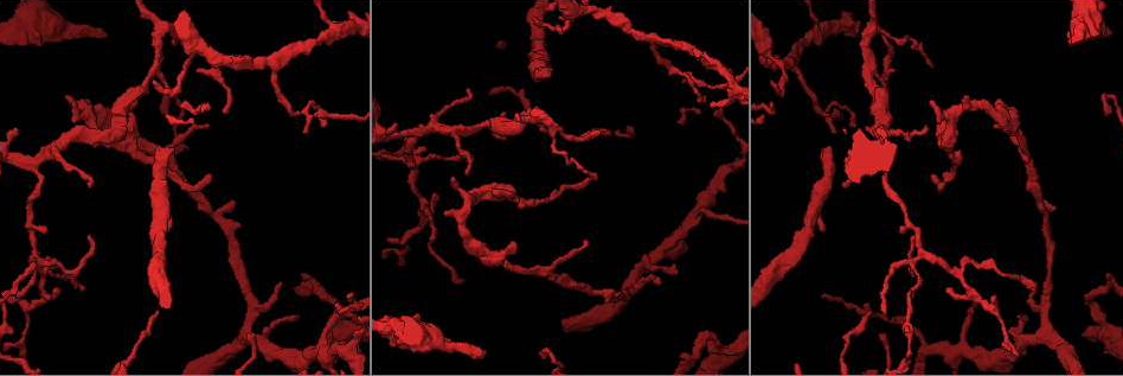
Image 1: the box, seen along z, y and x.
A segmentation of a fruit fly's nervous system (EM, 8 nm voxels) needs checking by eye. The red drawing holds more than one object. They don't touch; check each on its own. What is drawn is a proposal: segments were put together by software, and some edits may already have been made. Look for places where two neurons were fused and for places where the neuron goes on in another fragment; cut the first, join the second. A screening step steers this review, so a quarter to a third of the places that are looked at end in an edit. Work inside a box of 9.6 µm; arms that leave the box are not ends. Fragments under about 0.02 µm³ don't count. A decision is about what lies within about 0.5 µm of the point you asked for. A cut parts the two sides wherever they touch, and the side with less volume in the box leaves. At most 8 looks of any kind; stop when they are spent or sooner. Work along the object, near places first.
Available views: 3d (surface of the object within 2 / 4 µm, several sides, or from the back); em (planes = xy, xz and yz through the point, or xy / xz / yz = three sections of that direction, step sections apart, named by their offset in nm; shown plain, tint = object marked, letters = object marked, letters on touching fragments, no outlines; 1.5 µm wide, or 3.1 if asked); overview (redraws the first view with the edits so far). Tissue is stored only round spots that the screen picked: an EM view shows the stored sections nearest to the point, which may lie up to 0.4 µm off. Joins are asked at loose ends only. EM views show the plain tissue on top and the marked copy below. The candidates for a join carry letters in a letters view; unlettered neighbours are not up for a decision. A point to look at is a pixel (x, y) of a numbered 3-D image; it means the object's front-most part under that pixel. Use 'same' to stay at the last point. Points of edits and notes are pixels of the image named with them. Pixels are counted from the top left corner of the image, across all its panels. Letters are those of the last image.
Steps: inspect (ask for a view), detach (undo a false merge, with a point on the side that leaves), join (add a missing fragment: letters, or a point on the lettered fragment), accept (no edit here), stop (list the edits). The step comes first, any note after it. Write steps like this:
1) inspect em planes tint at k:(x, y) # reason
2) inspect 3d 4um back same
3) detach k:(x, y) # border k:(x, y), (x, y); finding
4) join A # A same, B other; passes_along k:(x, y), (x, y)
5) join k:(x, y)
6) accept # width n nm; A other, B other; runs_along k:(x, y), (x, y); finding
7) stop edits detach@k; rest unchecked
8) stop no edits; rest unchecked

inspect 3d 2um at 1:(964, 95) # branch stops here

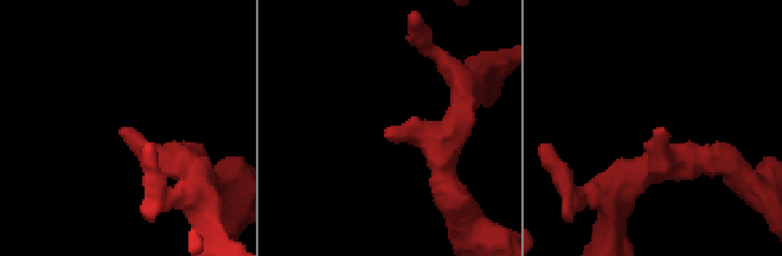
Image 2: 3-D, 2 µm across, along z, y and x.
inspect em planes letters at 2:(662, 127) # now the EM

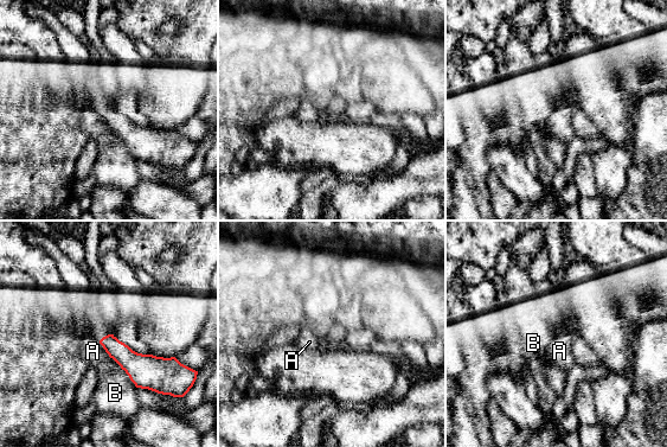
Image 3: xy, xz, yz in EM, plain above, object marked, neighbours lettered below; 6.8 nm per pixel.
accept # width 140 nm; A other, B other; border 3:(98, 342), (109, 356); none of them fits

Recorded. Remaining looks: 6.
inspect 3d 2um at 1:(398, 126) # stops while still wide

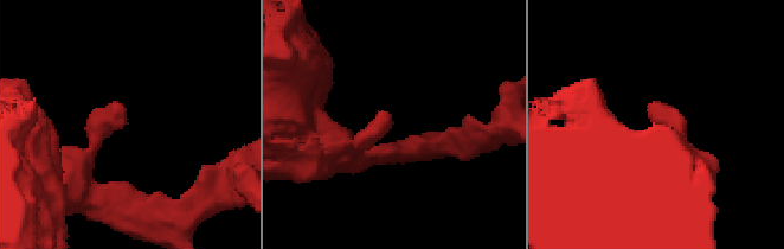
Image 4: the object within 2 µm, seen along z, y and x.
inspect em planes letters at 4:(659, 120)

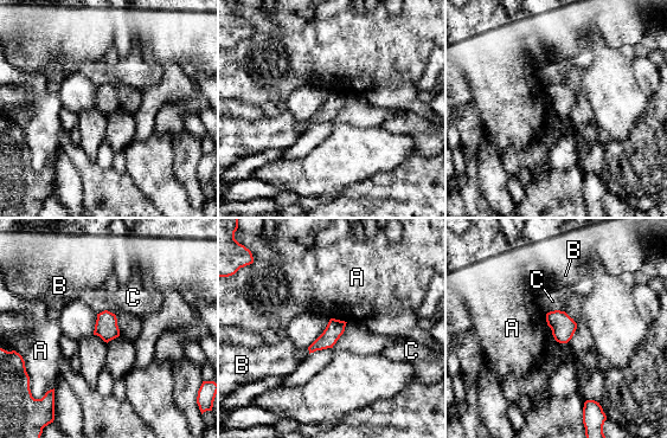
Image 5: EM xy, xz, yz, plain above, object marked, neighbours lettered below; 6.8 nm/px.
accept # A other, B other, C other; none of them fits

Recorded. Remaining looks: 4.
inspect em planes tint at 1:(1035, 290) # tapers out

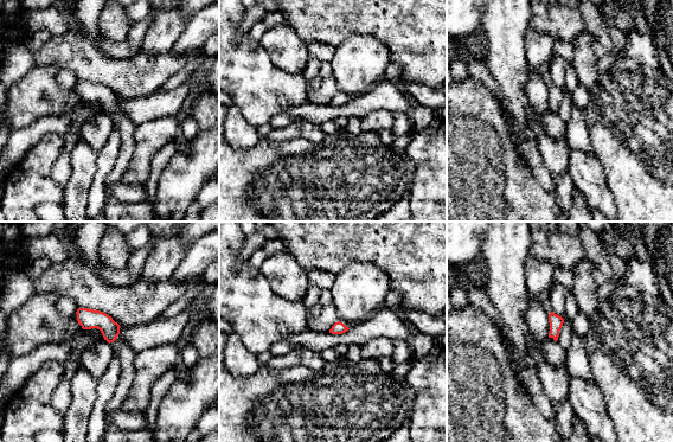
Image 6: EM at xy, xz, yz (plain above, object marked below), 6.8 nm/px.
inspect em planes letters same # see the neighbours

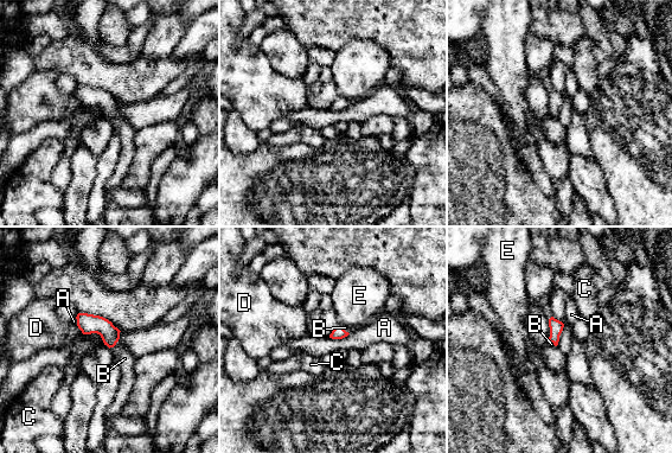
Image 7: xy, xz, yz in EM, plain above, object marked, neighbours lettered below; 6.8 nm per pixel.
join B # longest_contact A 170 nm; A other, B same, C other, D other, E other; it goes on there

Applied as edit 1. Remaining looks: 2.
stop edits join@7; rest unchecked

